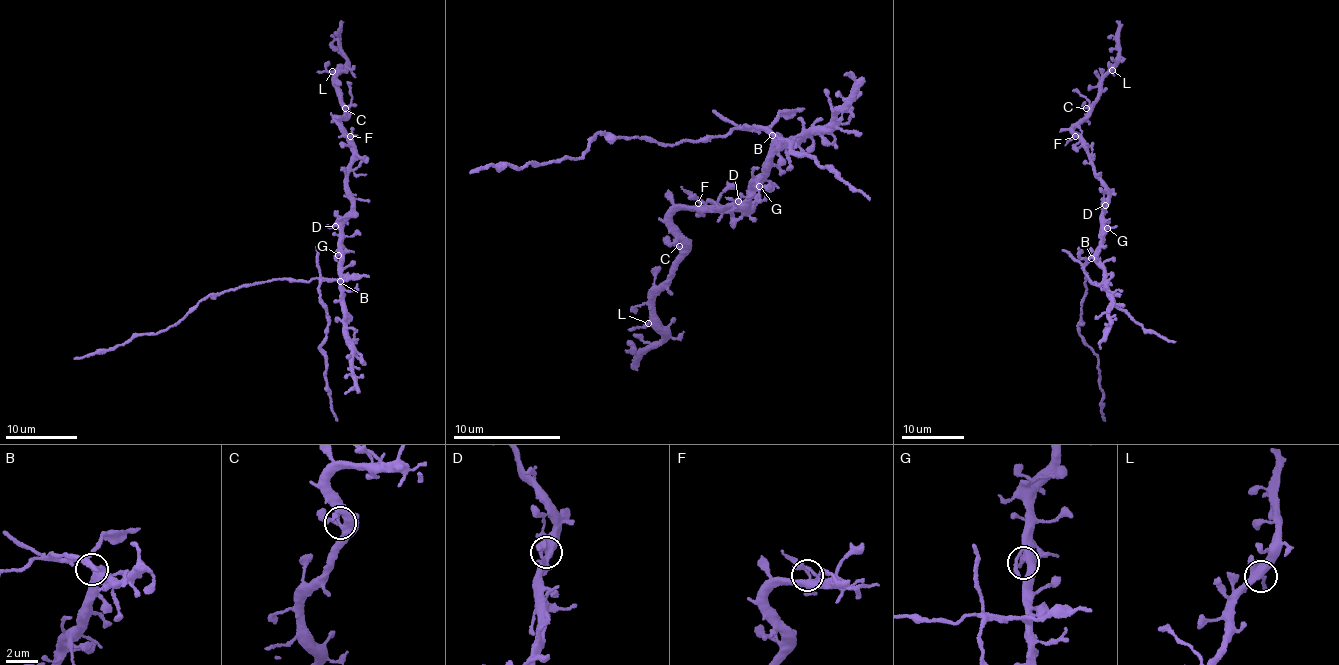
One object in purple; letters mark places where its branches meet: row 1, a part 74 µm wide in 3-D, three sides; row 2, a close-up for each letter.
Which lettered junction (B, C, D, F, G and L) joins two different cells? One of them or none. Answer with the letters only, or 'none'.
B

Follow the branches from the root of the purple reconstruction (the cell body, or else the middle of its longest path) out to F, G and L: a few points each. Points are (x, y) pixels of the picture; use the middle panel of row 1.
F: (765, 162), (742, 205), (748, 210), (730, 206), (719, 212), (713, 207), (709, 212), (698, 203)
G: (765, 162), (759, 186)
L: (765, 162), (742, 205), (748, 210), (689, 209), (671, 216), (682, 245), (648, 323)

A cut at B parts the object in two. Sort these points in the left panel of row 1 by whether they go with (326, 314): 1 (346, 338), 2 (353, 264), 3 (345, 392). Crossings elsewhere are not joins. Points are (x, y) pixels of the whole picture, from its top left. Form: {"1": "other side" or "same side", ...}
{"1": "other side", "2": "other side", "3": "other side"}

